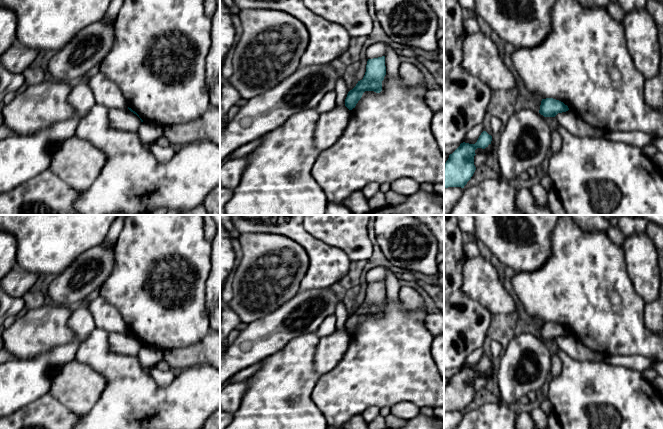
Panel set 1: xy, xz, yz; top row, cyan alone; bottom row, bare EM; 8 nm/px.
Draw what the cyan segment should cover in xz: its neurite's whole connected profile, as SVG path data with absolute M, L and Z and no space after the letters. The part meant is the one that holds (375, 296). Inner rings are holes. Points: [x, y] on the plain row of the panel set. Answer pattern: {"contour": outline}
{"contour": "M385 280L368 283L366 296L362 304L350 314L345 323L345 330L352 334L361 323L365 315L382 315L382 305L386 299Z"}

